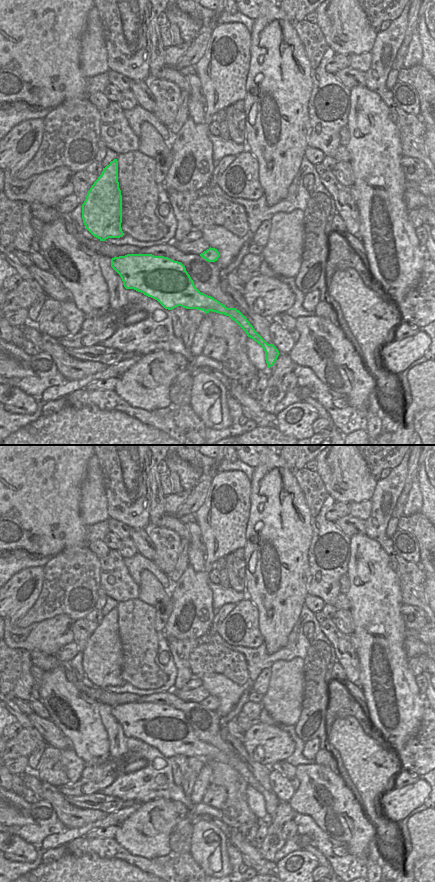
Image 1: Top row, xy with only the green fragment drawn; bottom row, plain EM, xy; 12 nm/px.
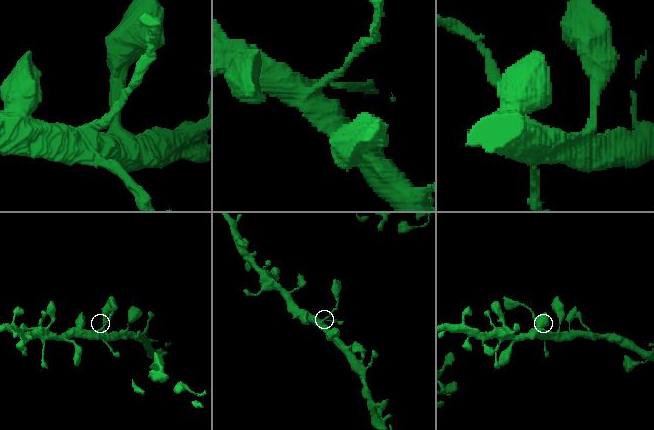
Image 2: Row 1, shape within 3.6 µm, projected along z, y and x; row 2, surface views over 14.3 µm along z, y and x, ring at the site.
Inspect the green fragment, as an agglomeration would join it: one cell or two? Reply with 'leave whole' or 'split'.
leave whole

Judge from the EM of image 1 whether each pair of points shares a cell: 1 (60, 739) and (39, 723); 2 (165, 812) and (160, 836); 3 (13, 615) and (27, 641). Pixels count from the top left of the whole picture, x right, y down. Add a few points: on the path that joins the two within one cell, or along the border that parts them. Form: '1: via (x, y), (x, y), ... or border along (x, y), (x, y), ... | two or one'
1: via (55, 737), (44, 726) | one
2: via (160, 818), (160, 830) | one
3: border along (10, 621), (15, 625) | two

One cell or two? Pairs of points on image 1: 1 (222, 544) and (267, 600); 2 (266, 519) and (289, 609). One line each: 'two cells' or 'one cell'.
1: two cells
2: one cell

